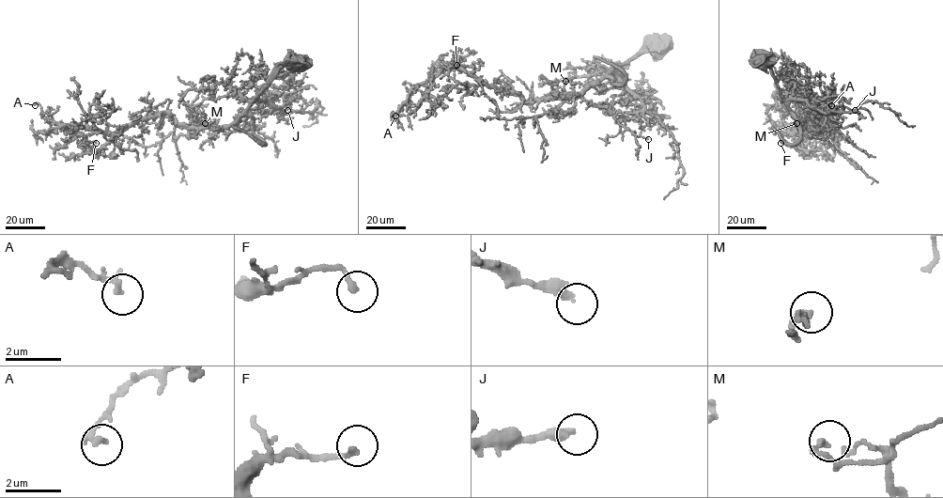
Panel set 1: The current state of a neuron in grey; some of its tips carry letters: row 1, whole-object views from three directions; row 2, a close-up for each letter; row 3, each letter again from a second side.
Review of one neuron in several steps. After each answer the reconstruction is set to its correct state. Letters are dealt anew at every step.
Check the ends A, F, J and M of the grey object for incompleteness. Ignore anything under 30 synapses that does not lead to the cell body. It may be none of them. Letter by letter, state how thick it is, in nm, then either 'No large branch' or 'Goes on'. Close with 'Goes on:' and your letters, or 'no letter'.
A: Thickness 220 nm. No large branch
F: Thickness 180 nm. No large branch
J: Thickness 320 nm. No large branch
M: Thickness 220 nm. No large branch
Goes on: no letter

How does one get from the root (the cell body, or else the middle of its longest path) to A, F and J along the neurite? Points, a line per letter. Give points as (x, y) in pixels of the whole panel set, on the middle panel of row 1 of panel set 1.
A: (657, 43), (579, 92), (530, 101), (488, 86), (456, 67), (446, 66), (422, 82), (395, 116)
F: (657, 43), (579, 92), (530, 101), (484, 84), (462, 85), (448, 74), (449, 68), (456, 65)
J: (657, 43), (612, 70), (652, 116), (640, 134), (648, 139)

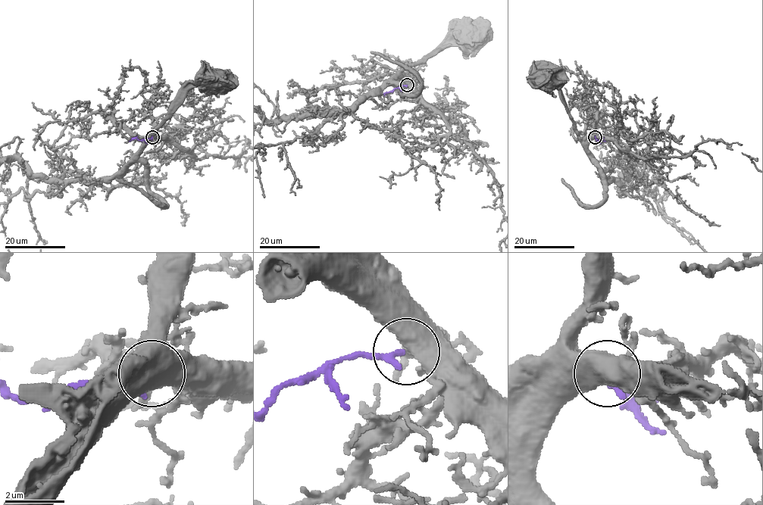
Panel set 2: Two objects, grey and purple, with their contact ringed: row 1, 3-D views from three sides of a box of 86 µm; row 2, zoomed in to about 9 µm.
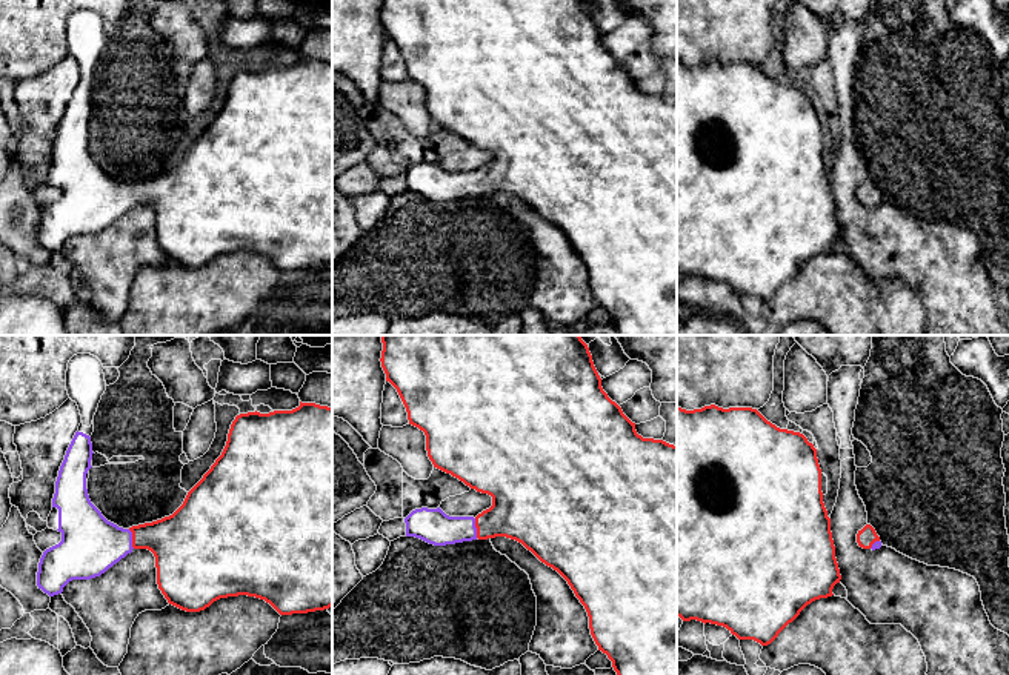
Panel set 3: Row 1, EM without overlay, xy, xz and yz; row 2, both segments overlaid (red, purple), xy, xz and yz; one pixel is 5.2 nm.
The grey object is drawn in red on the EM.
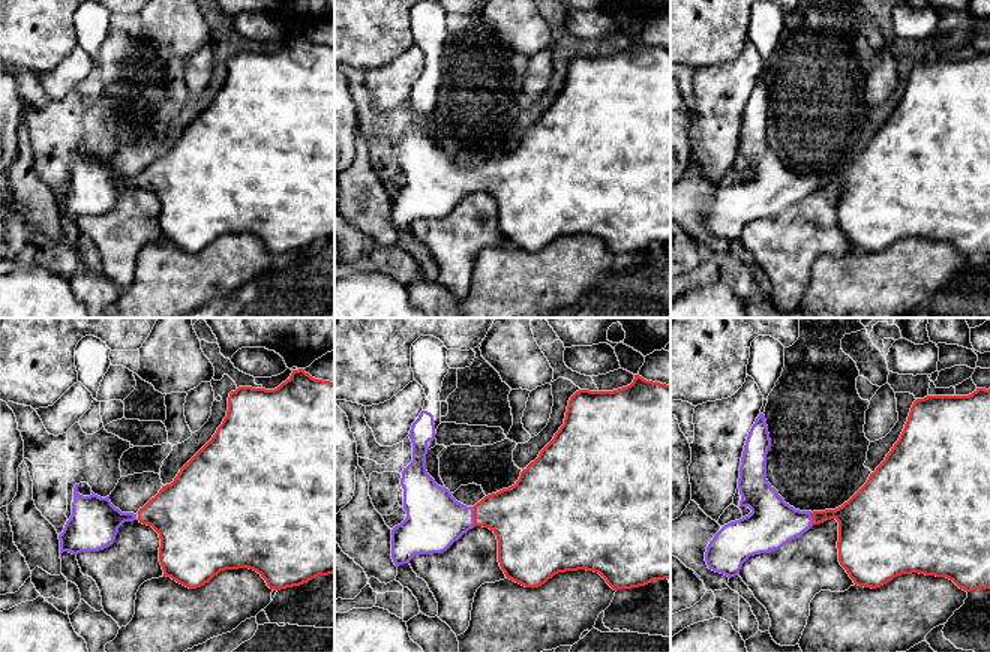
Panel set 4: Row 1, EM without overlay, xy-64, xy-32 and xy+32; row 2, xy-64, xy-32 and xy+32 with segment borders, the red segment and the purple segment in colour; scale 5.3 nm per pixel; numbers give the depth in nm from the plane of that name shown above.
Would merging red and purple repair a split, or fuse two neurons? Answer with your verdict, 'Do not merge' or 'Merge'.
Merge

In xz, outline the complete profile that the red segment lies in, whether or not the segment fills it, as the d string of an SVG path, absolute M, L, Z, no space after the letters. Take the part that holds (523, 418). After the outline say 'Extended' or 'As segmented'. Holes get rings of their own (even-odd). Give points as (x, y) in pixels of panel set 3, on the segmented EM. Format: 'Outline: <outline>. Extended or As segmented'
Outline: M380 335L381 367L398 392L409 424L426 435L434 467L451 474L477 492L492 497L492 506L474 517L449 517L440 507L415 509L406 518L406 537L434 546L506 537L521 543L541 563L557 570L571 586L589 617L591 635L608 655L617 675L677 675L677 446L643 438L601 387L588 344L580 335Z. Extended

